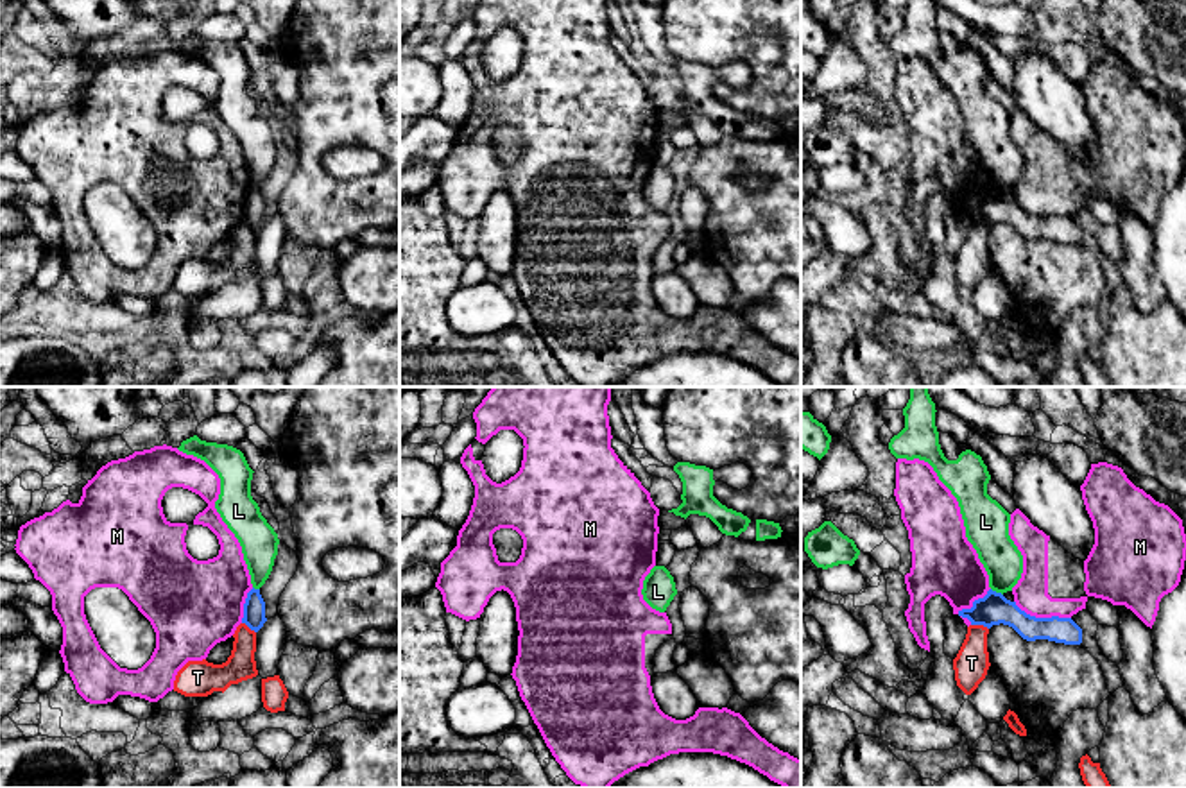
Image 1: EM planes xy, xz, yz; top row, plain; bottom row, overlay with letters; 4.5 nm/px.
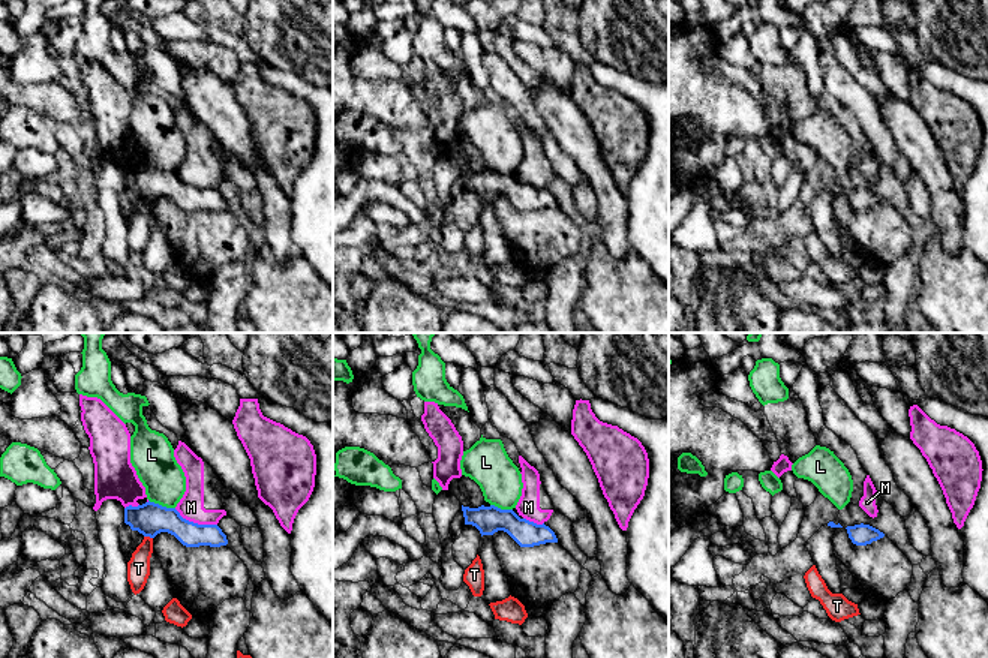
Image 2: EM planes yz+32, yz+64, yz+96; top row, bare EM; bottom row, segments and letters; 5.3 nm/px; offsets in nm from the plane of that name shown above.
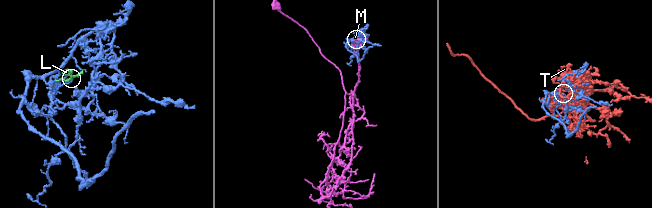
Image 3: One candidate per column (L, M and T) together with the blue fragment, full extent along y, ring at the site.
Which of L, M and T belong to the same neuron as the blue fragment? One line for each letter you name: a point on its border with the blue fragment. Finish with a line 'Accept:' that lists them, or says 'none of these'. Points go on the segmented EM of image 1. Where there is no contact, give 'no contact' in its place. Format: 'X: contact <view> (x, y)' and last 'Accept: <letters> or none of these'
Accept: none of these

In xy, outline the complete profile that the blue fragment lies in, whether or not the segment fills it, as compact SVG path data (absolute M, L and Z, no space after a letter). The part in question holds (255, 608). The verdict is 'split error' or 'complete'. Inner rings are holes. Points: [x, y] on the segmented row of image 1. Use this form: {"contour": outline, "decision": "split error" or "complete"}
{"contour": "M251 589L247 593L245 604L244 604L244 618L242 623L245 623L251 630L258 632L263 623L267 621L265 618L265 602L260 595L260 589Z", "decision": "complete"}

